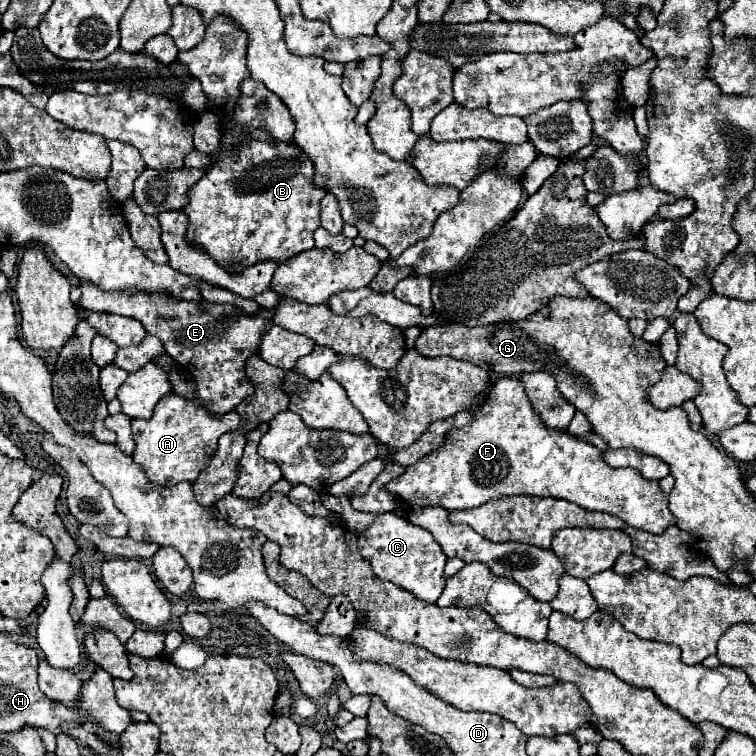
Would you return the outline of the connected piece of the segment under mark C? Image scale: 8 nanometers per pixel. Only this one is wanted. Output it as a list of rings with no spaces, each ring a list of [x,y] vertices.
[[[385,512],[375,516],[369,524],[369,530],[359,534],[359,552],[367,562],[371,562],[377,578],[389,580],[425,602],[437,602],[439,594],[443,592],[443,568],[447,556],[441,552],[441,546],[437,546],[429,530],[417,528],[397,514]]]

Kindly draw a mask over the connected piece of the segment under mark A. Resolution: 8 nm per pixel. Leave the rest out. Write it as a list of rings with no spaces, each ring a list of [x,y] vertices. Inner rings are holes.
[[[167,394],[157,402],[149,420],[135,418],[131,422],[135,452],[133,460],[143,468],[147,478],[161,486],[175,486],[179,482],[195,482],[199,472],[205,470],[217,450],[217,440],[229,430],[239,426],[235,410],[223,416],[211,416],[203,406],[189,402],[177,394]]]

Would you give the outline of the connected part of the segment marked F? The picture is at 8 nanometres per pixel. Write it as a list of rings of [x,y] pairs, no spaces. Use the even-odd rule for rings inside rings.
[[[497,378],[489,384],[489,388],[481,394],[481,404],[475,408],[475,418],[471,424],[459,430],[451,430],[445,444],[419,460],[417,464],[409,466],[407,472],[393,482],[387,484],[387,490],[399,498],[403,498],[411,508],[415,506],[431,506],[439,504],[447,510],[465,510],[477,508],[493,498],[501,496],[553,496],[575,502],[585,510],[609,512],[611,516],[621,518],[633,528],[663,534],[669,526],[675,524],[673,514],[667,506],[667,494],[659,488],[657,480],[645,480],[633,468],[611,468],[603,458],[601,450],[591,446],[585,440],[579,440],[565,430],[549,430],[541,424],[539,414],[533,410],[523,386],[515,378]]]

